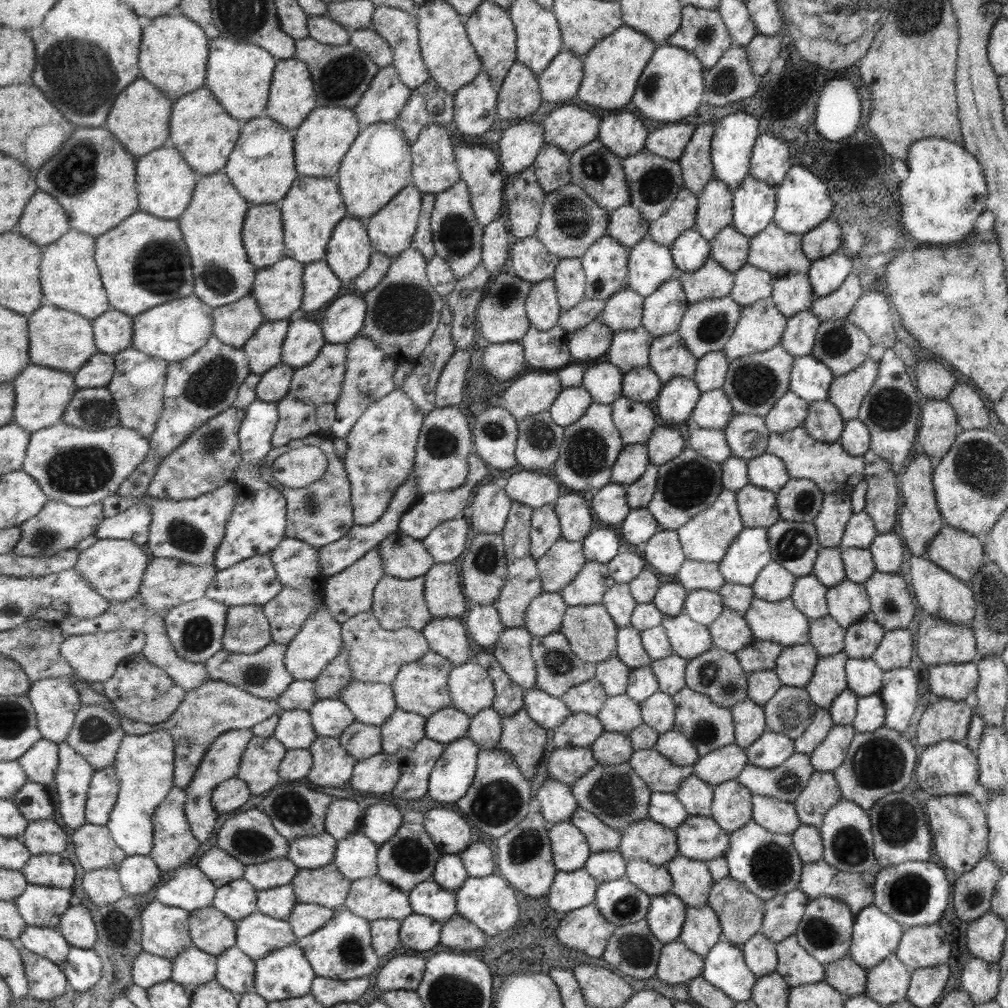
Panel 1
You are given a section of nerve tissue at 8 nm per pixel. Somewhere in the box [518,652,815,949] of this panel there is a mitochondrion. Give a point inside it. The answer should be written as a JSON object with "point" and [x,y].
{"point":[614,794]}

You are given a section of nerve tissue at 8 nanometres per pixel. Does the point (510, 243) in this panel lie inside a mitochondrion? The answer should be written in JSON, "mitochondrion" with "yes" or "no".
{"mitochondrion":"no"}

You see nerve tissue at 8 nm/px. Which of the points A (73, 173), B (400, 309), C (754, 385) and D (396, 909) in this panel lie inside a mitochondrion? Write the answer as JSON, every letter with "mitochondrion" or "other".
{"A":"mitochondrion","B":"mitochondrion","C":"mitochondrion","D":"other"}

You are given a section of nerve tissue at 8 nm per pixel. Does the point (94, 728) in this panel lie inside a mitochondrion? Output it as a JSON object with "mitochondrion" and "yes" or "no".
{"mitochondrion":"yes"}

